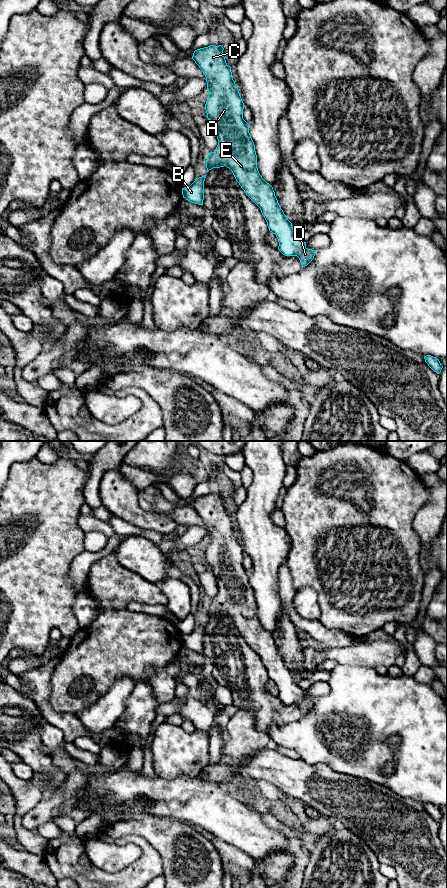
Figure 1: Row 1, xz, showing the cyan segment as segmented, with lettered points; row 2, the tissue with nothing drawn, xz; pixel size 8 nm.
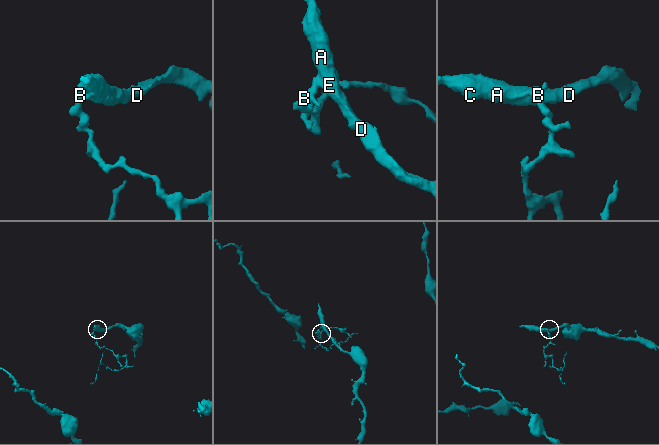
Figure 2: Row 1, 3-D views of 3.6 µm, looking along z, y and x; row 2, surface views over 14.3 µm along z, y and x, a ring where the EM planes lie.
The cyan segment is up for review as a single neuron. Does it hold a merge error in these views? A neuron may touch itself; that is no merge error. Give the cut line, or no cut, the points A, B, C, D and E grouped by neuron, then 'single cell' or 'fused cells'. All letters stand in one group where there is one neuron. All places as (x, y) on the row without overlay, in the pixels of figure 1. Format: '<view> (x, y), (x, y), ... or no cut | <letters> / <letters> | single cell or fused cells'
no cut | A B C D E | single cell

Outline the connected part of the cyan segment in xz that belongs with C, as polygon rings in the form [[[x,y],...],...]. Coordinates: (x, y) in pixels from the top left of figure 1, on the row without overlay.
[[[210,493],[195,498],[192,504],[206,525],[209,543],[205,558],[217,579],[218,593],[207,604],[207,620],[213,616],[229,616],[246,643],[260,656],[269,679],[278,687],[278,698],[285,704],[297,704],[305,715],[317,698],[307,697],[306,690],[297,685],[273,635],[258,619],[249,572],[243,567],[244,551],[223,498],[221,493]]]

